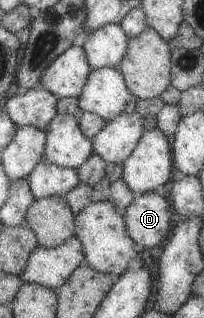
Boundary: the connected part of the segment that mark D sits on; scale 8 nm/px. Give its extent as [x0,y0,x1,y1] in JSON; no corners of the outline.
[122,191,173,251]

